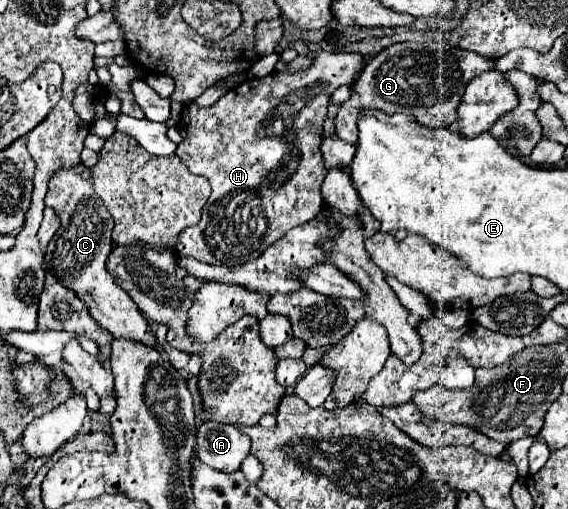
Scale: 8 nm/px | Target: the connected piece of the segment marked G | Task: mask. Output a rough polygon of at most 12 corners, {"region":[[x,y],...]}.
{"region":[[395,43],[337,111],[357,145],[365,109],[449,127],[493,61],[447,43]]}

